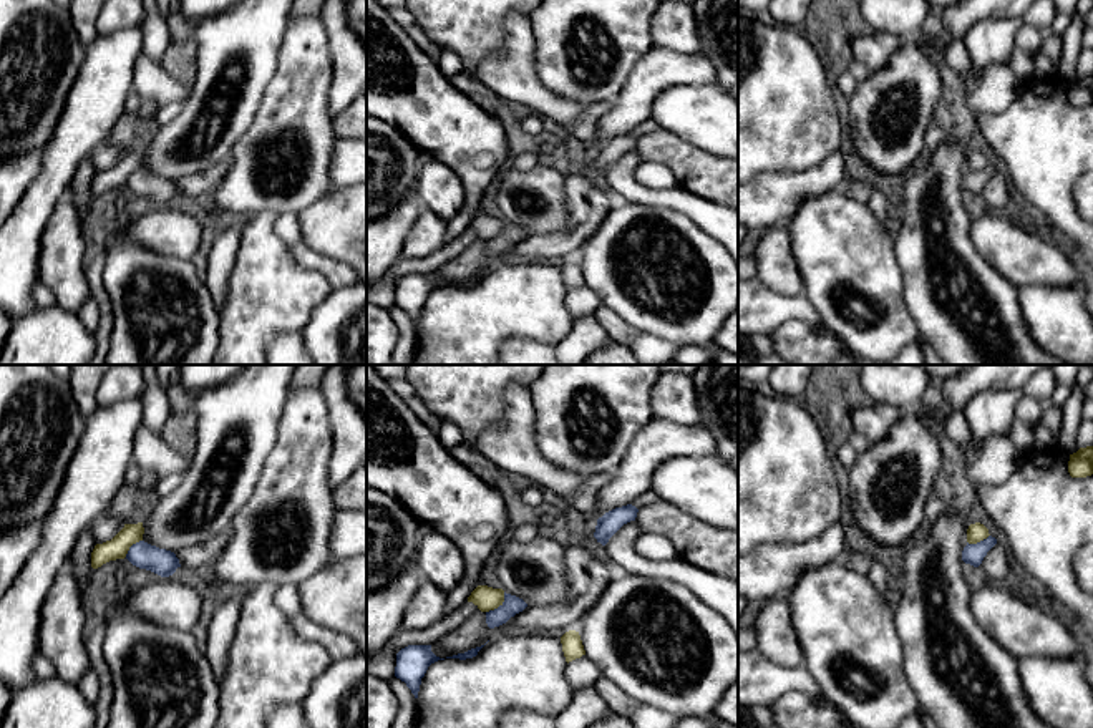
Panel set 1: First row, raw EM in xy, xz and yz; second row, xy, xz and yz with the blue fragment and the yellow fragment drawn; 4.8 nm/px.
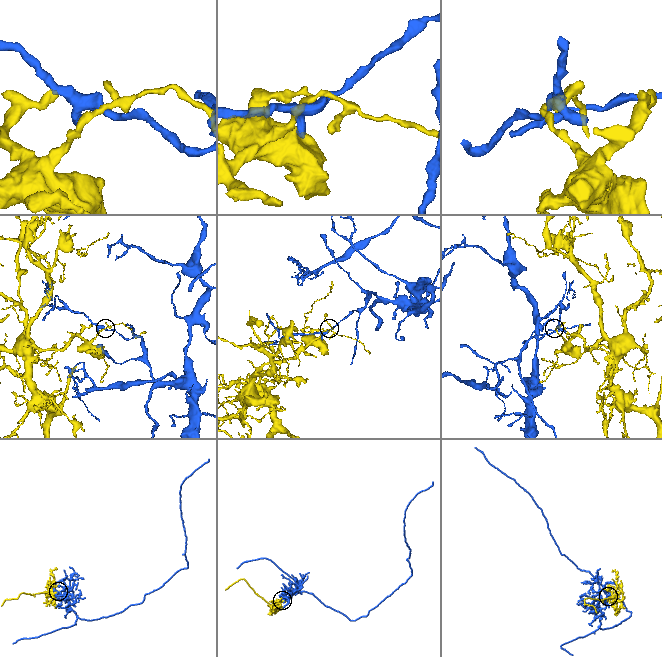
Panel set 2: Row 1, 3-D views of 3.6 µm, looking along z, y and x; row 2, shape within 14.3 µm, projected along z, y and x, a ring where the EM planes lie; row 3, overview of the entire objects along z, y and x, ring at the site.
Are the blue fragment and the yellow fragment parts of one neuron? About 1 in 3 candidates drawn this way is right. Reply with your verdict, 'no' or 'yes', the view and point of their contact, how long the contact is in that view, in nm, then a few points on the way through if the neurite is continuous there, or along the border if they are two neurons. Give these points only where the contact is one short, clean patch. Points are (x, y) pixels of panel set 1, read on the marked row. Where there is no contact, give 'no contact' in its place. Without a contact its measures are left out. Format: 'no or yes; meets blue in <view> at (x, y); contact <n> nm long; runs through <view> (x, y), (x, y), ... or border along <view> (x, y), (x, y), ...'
no; meets blue in xz at (500, 606); contact 140 nm long; border along xz (505, 592), (505, 599), (486, 612)

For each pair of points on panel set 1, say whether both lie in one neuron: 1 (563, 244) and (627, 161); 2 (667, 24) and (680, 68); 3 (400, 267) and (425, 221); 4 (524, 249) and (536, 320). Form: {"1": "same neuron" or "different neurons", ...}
{"1": "different neurons", "2": "different neurons", "3": "different neurons", "4": "different neurons"}

